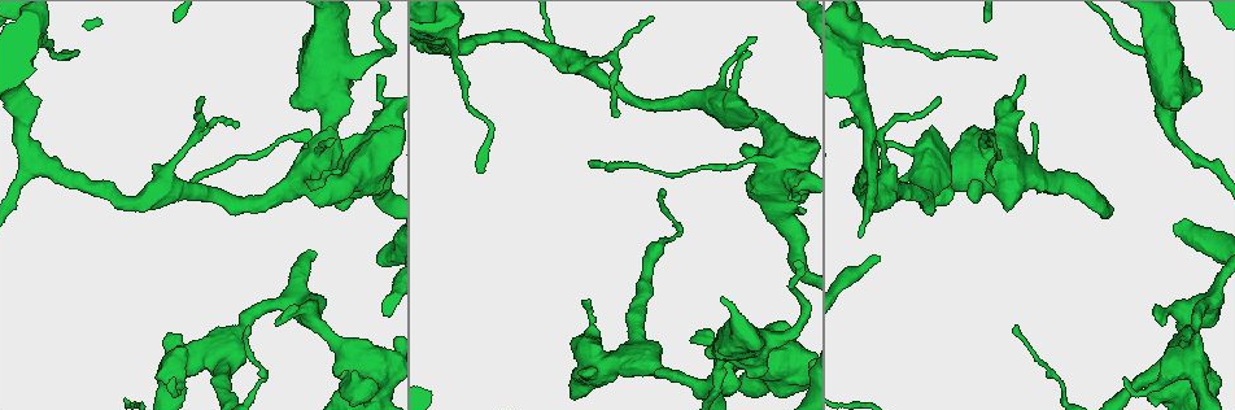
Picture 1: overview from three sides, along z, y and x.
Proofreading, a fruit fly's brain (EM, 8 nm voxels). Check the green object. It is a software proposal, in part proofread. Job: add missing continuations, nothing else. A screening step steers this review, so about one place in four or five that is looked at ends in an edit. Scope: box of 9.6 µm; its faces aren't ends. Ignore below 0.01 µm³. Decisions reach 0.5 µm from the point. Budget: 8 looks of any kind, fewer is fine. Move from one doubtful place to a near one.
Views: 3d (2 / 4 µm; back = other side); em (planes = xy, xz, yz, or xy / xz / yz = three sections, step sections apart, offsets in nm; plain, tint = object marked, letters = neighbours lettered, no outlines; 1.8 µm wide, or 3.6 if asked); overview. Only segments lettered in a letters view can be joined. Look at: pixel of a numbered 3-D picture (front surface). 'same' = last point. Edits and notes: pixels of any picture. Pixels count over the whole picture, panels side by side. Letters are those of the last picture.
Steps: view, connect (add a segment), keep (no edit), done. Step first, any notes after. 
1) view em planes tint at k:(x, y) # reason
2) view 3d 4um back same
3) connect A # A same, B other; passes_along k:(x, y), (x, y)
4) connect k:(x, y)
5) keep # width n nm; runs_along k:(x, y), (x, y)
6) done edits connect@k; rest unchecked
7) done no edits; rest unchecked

view em planes letters at 1:(801, 206) # an open end

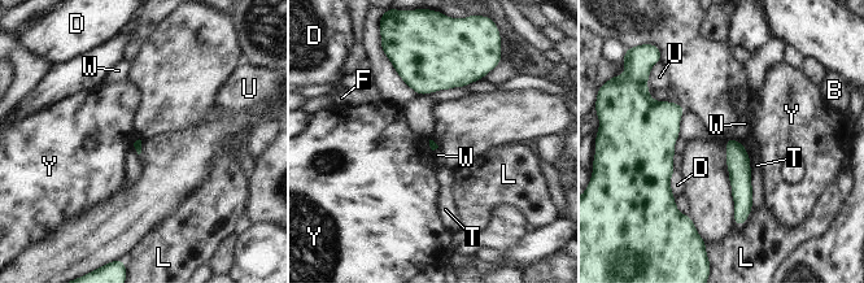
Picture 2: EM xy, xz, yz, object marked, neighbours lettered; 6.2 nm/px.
keep # B other, D other, F other, L other, T other, U other, W other, Y other; border 2:(741, 142), (749, 155); no lettered segment goes on from it

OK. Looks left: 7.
view em 3.6um planes tint at 1:(300, 309) # sudden change in width

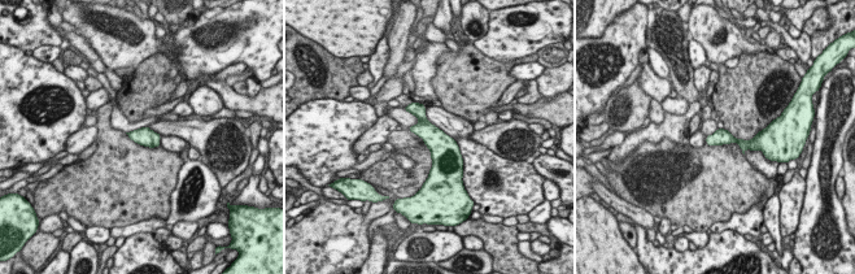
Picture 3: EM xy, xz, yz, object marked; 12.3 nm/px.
view em 3.6um planes letters same

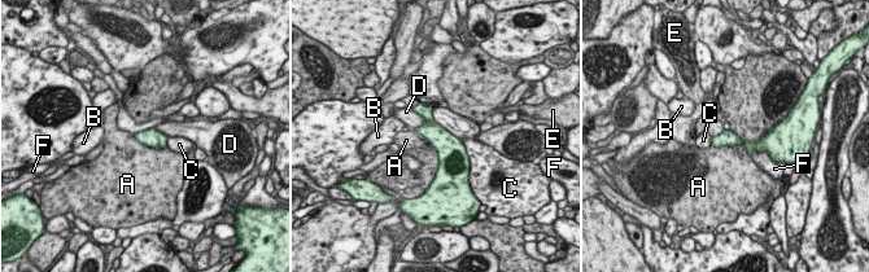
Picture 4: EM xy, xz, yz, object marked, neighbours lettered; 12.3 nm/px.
keep # A other, B other, C other, D other, E other, F other; border 4:(712, 144), (742, 144), (750, 156); no lettered segment goes on from it

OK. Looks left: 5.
view em 3.6um planes letters at 1:(589, 338) # sudden change in width

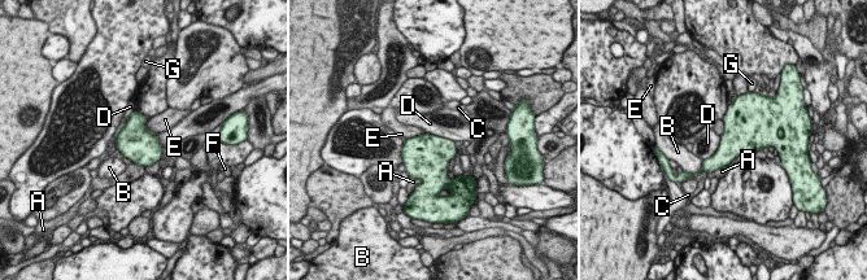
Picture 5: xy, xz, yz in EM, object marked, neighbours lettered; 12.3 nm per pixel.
keep # width 380 nm; A other, B other, C other, D other, E other, F other, G other; border 5:(720, 136), (718, 148), (702, 161); no lettered segment goes on from it

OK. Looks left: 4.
view em planes letters at 1:(248, 329) # free end

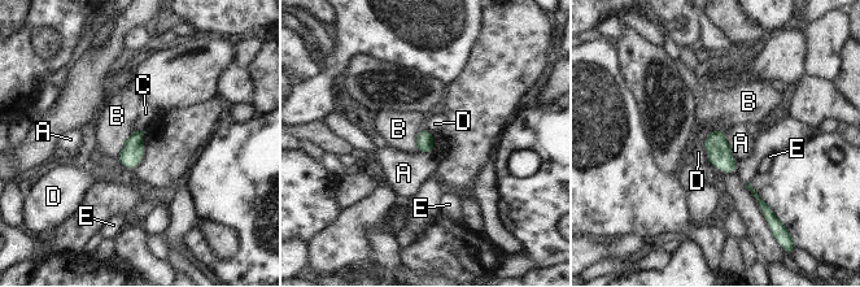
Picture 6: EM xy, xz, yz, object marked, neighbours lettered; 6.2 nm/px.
keep # width 120 nm; A other, B other, C other, D other, E other; border 6:(134, 129), (116, 157); none of them fits

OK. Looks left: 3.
done no edits; rest unchecked

